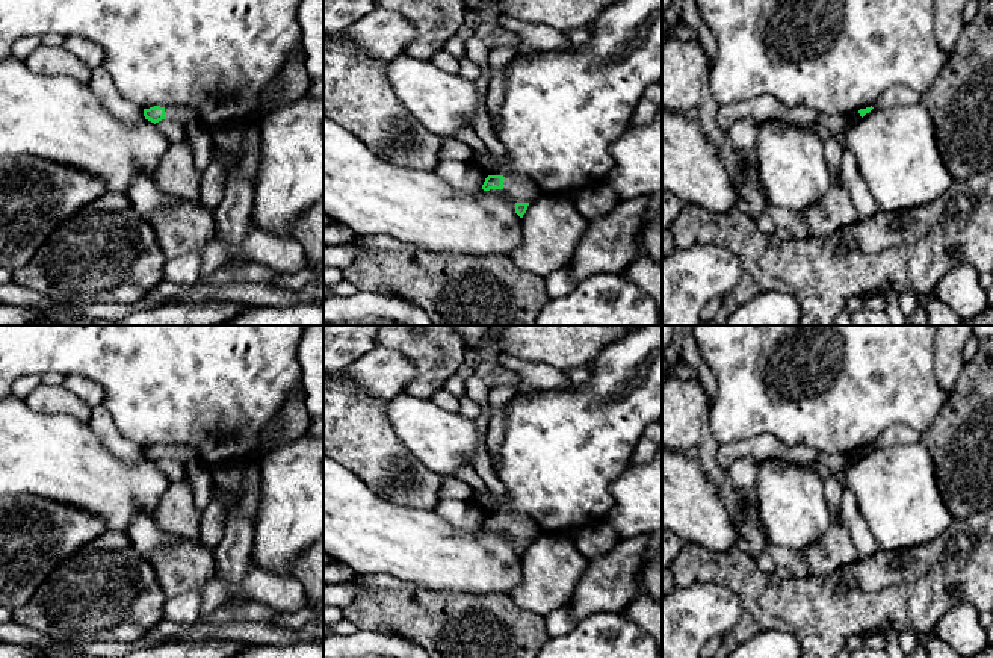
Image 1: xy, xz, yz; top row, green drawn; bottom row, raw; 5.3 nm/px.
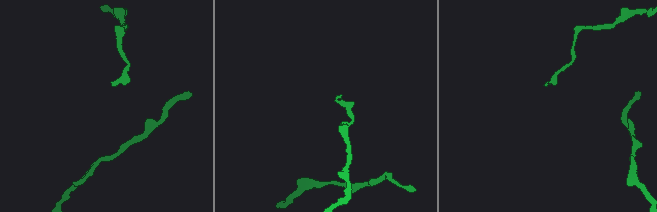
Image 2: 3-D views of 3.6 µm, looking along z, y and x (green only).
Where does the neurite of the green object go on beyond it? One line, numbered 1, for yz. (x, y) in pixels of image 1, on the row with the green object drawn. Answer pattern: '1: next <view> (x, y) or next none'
1: next none

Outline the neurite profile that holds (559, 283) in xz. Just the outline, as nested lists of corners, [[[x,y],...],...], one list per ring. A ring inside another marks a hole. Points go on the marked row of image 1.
[[[570,265],[559,268],[556,272],[544,278],[547,295],[550,300],[556,300],[570,295],[576,289],[576,281],[571,275]]]

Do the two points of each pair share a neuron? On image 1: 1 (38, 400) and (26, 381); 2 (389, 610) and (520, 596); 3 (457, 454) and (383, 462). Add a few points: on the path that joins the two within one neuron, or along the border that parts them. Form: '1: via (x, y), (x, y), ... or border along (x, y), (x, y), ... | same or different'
1: border along (41, 375), (41, 383), (23, 400) | different
2: border along (508, 596), (520, 607), (541, 617) | different
3: border along (395, 433), (413, 454), (442, 478) | different

